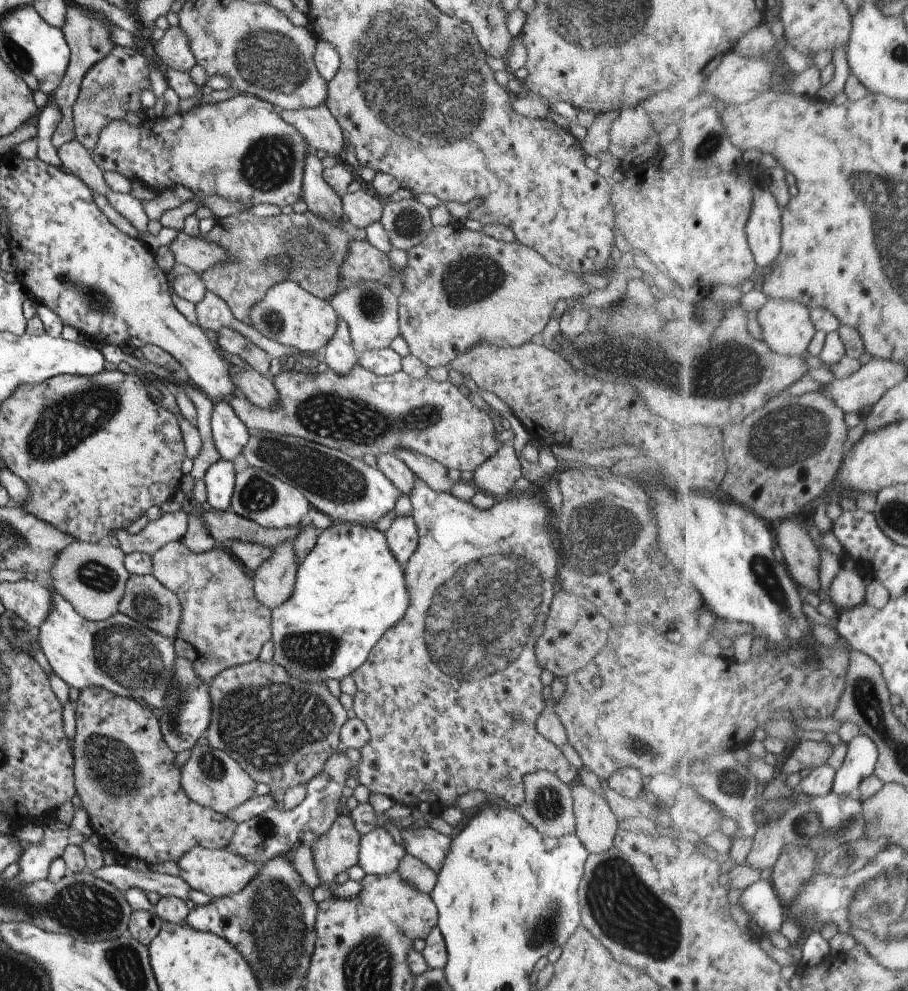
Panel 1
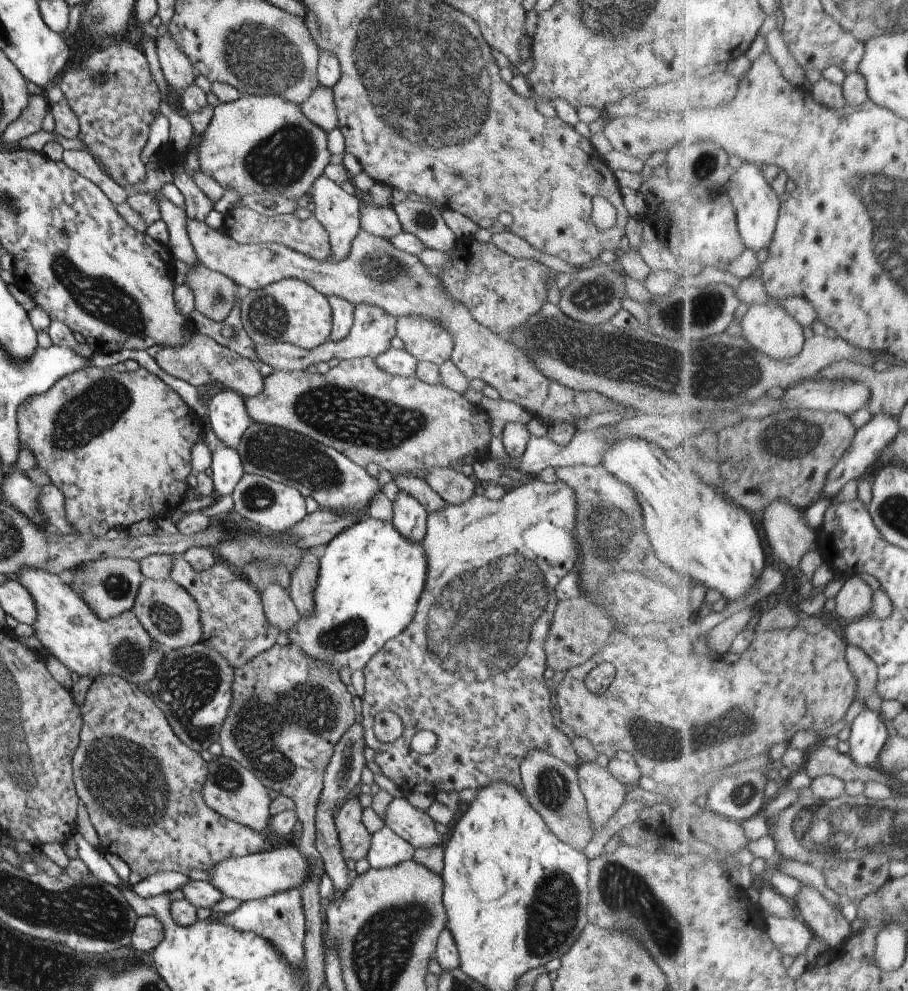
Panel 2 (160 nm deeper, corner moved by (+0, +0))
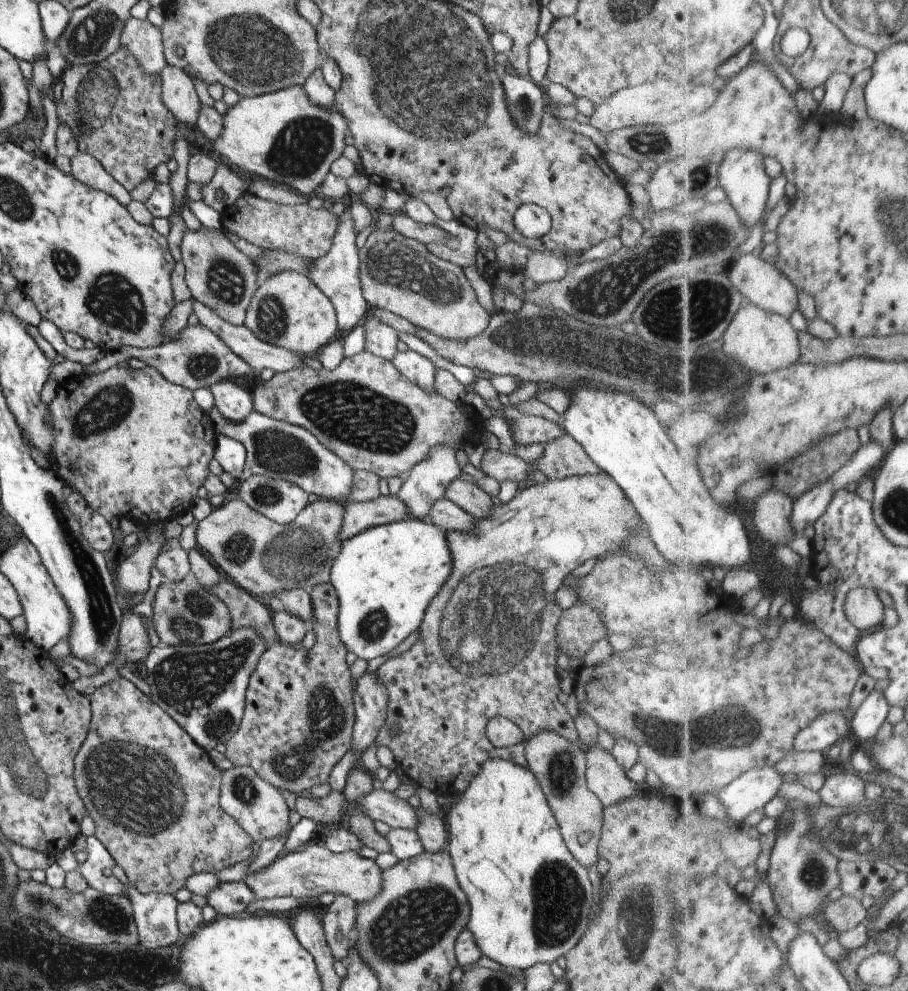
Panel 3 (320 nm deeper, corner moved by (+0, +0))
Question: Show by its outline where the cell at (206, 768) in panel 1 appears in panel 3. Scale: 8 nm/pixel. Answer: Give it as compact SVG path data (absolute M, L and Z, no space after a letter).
M231 767L220 774L220 807L255 841L285 837L290 831L289 809L279 789L263 780L251 767Z

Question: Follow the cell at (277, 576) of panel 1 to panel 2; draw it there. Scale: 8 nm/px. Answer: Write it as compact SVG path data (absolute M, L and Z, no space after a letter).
M269 585L260 594L265 618L280 631L291 629L300 616L287 591L279 585Z

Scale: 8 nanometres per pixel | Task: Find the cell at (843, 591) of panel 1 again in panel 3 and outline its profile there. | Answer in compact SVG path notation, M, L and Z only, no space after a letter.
M865 587L853 589L848 594L844 609L849 620L862 634L881 630L886 608L876 590Z

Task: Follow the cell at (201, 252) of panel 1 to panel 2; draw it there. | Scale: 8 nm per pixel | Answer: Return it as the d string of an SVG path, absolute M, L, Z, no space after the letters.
M186 219L186 231L189 242L193 247L193 252L203 266L228 276L233 282L239 286L245 286L249 290L263 288L265 285L280 279L299 279L312 286L324 297L335 295L350 303L375 305L396 318L413 315L434 321L443 329L446 329L452 336L452 351L449 359L468 380L473 378L483 380L484 384L495 388L499 398L522 406L533 417L541 421L543 425L550 426L553 422L573 424L574 417L587 417L595 413L610 410L622 411L624 409L623 406L618 406L599 393L568 389L558 385L553 380L545 378L536 370L532 361L523 355L517 347L509 344L503 336L493 334L488 328L479 325L463 305L455 303L453 299L450 299L450 296L446 295L442 282L439 280L435 270L425 267L419 261L417 255L396 249L391 244L391 241L388 241L386 238L375 236L360 229L357 236L351 241L349 254L342 261L332 263L327 260L316 261L315 259L310 259L307 255L279 243L240 245L233 239L230 239L225 232L213 230L204 221L199 222L195 219Z

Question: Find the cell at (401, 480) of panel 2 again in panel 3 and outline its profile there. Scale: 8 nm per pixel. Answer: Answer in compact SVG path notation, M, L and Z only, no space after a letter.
M439 499L429 509L427 519L443 531L467 532L475 528L475 519L447 499Z

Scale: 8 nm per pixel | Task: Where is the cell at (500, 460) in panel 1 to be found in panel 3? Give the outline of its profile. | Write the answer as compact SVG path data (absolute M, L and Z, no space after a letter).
M503 394L498 396L498 401L503 405L503 412L511 420L509 432L514 444L526 445L532 442L548 443L564 434L563 428L557 423L549 422L541 417L523 416L509 404L508 397Z

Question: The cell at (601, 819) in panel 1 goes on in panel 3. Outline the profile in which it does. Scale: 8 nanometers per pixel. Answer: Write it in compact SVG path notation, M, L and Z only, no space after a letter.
M596 743L585 749L585 753L586 785L600 800L603 808L633 795L638 795L639 790L650 789L644 782L631 782L613 755L609 751L598 748Z

